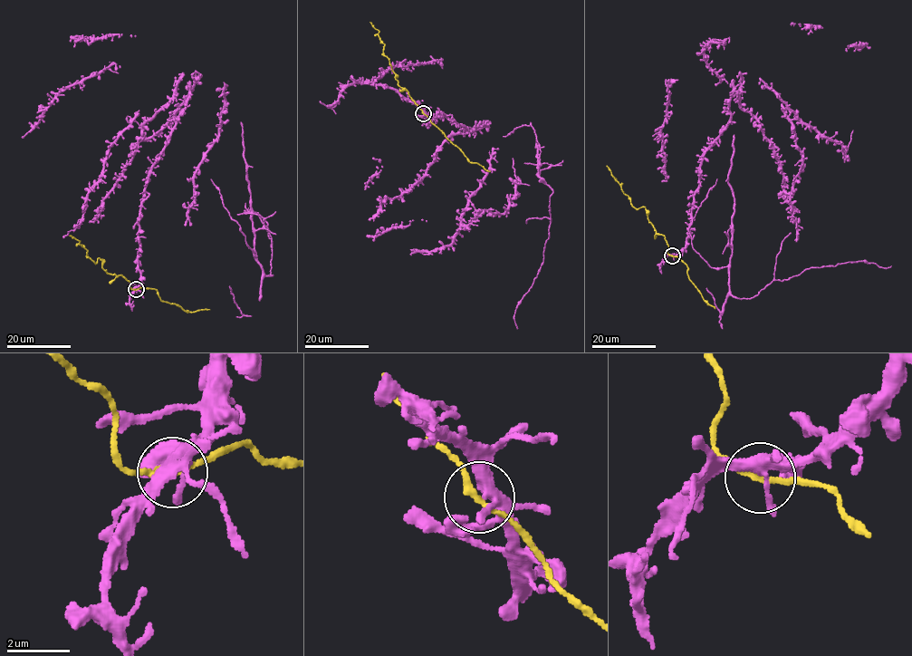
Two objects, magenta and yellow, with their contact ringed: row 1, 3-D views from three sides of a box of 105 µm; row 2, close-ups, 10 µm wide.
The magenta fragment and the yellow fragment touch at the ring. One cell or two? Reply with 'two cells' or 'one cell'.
one cell

